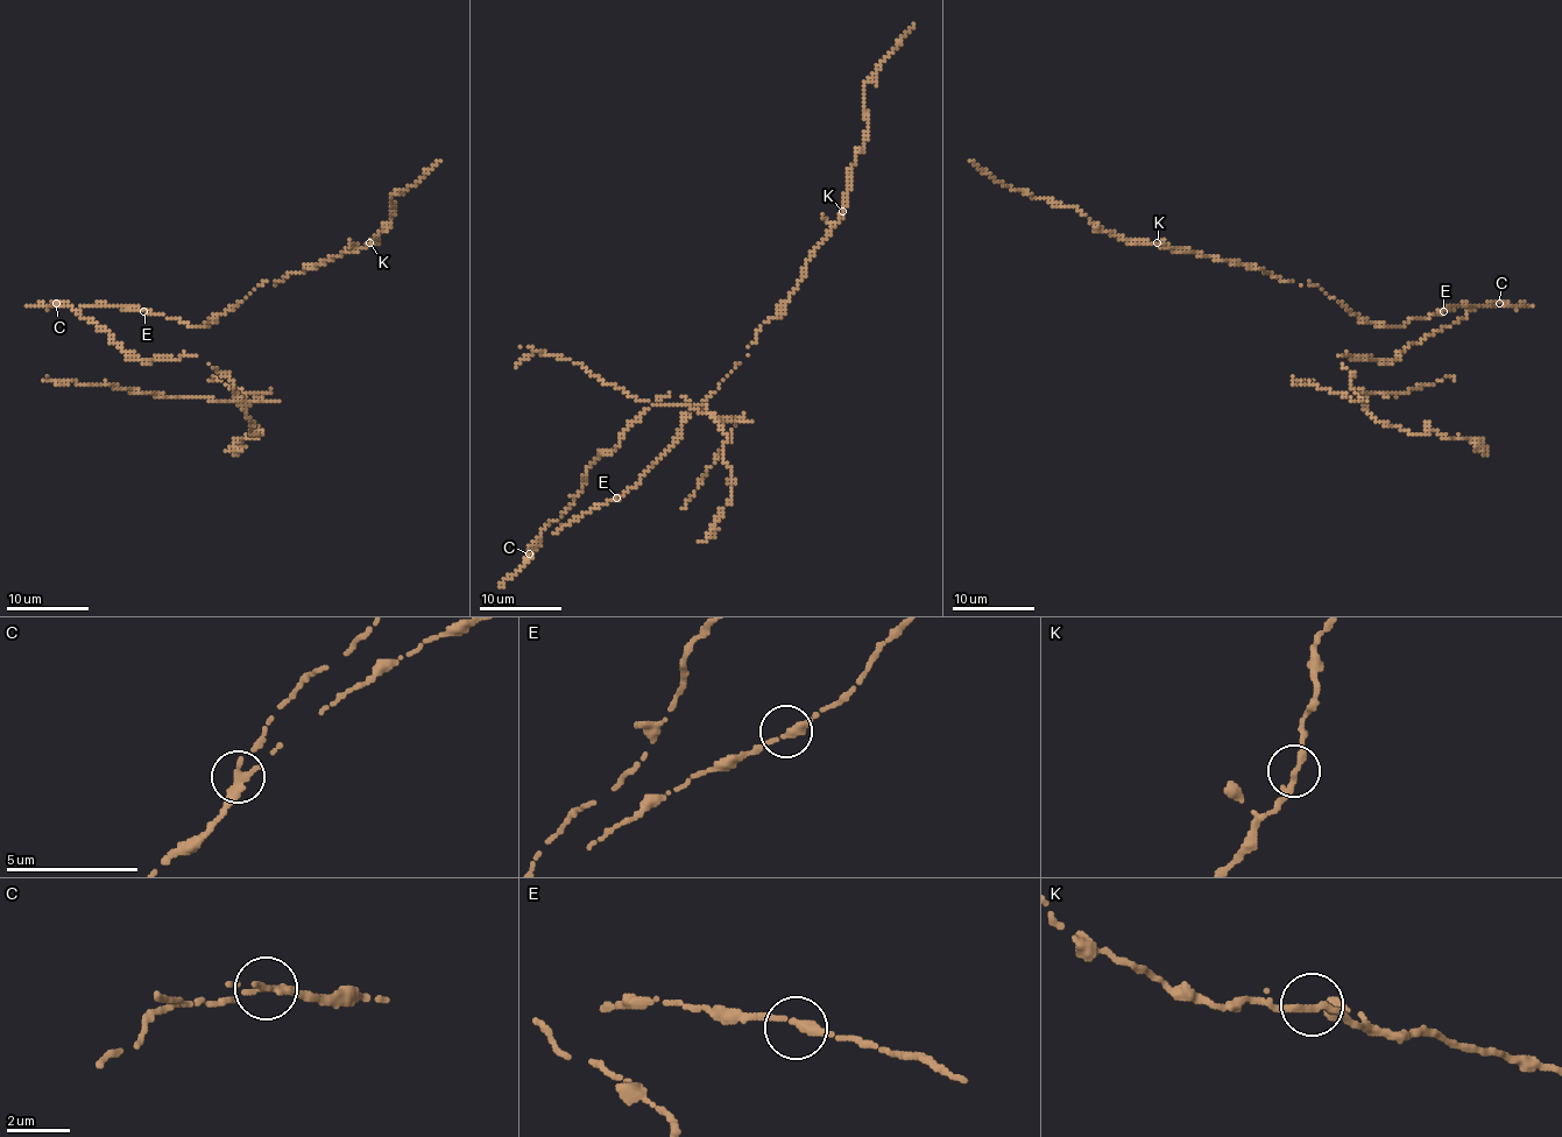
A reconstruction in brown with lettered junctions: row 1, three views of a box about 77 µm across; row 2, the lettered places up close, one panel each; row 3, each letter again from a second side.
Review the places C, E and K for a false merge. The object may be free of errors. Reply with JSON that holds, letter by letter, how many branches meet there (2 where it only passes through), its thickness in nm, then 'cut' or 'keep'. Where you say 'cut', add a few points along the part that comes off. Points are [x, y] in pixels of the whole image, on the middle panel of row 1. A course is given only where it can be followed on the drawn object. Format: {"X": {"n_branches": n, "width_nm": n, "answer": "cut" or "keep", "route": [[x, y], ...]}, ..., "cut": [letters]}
{"C": {"n_branches": 2, "width_nm": 280, "answer": "cut", "route": [[530, 553], [575, 501], [589, 466], [664, 396], [709, 412], [642, 402], [538, 350], [515, 368]]}, "E": {"n_branches": 2, "width_nm": 280, "answer": "keep"}, "K": {"n_branches": 2, "width_nm": 260, "answer": "keep"}, "cut": ["C"]}

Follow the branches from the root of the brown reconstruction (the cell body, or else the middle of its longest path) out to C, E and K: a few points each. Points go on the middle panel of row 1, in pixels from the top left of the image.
C: (643, 474), (631, 489), (573, 517), (557, 532), (549, 527), (530, 546), (530, 553)
E: (643, 474), (631, 489), (616, 498)
K: (643, 474), (672, 445), (680, 423), (749, 354), (757, 330), (780, 312), (811, 253), (842, 211)

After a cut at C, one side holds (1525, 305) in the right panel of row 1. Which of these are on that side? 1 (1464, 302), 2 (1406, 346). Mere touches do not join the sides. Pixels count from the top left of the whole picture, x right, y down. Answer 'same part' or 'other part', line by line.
1: same part
2: other part

